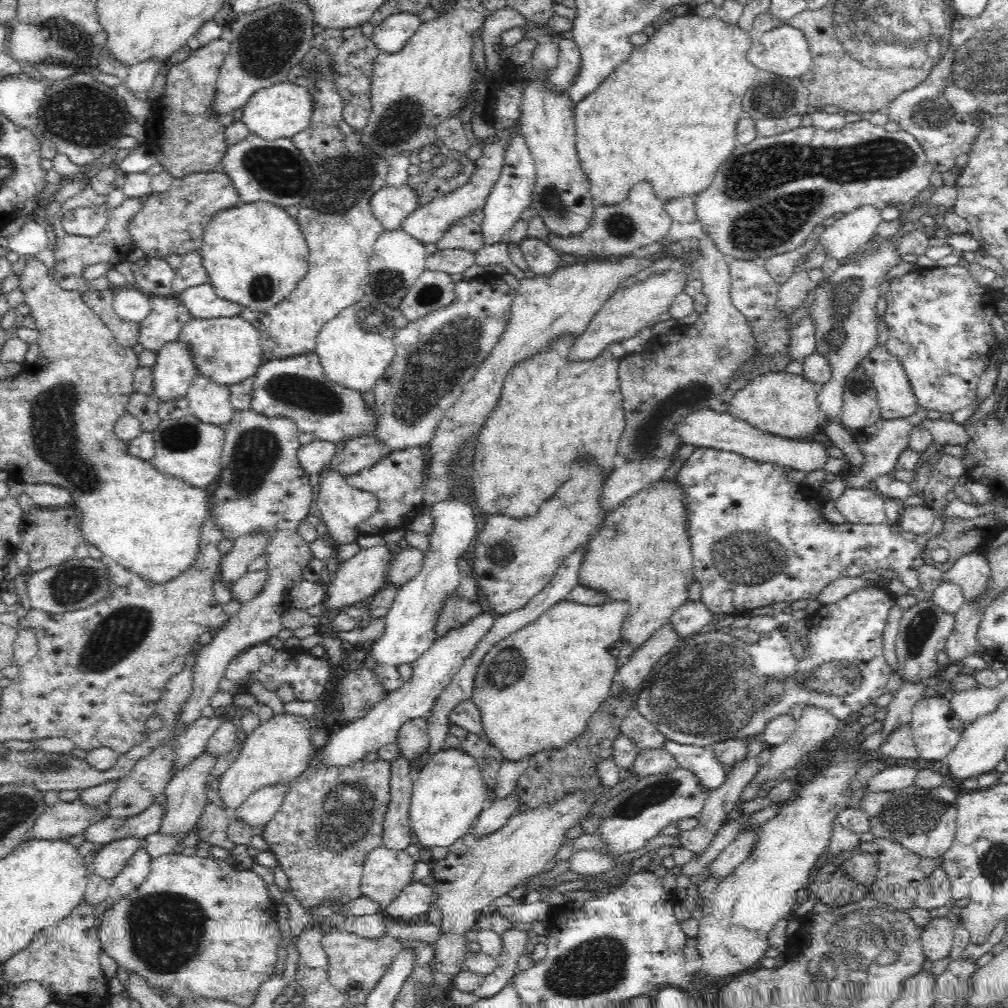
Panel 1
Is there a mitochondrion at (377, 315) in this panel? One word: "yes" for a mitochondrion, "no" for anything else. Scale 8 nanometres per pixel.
yes

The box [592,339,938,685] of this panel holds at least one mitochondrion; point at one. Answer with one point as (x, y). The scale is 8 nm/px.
(748, 557)

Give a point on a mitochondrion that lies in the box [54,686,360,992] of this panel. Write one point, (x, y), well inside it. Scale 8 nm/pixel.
(165, 930)

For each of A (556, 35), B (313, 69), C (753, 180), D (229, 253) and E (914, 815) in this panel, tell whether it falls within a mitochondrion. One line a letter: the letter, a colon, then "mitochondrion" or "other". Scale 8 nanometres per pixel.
A: other
B: mitochondrion
C: mitochondrion
D: other
E: mitochondrion

